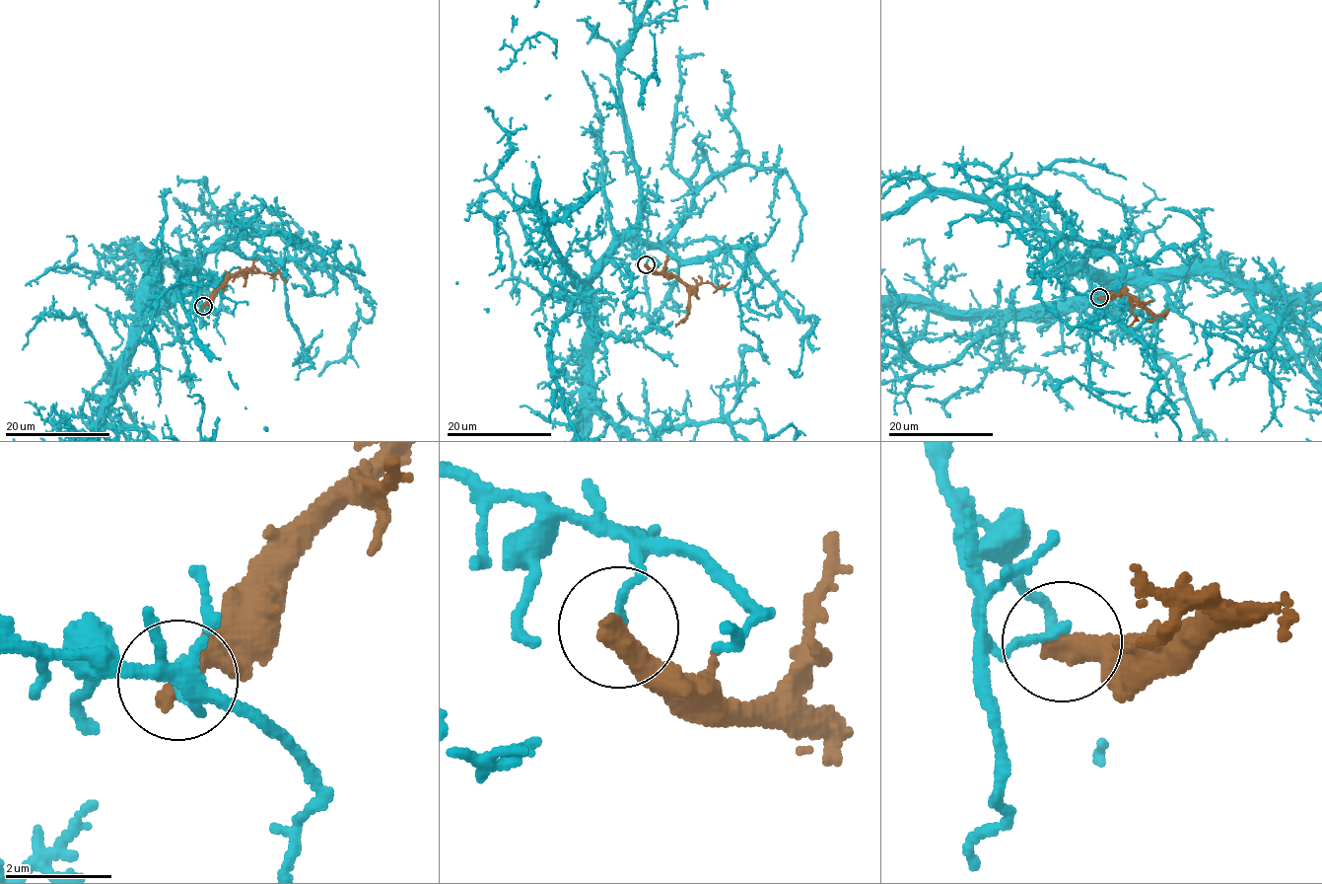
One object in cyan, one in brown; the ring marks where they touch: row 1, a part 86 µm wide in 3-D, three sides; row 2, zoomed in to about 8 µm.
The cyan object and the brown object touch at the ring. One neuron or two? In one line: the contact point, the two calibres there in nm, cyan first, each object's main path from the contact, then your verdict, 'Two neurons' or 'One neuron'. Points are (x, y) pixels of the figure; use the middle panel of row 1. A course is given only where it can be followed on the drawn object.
Place: (646, 264). Thickness 170 nm (cyan) against 480 nm. Course of brown: (646, 264), (695, 287), (710, 283), (721, 287), (730, 282). Two neurons

